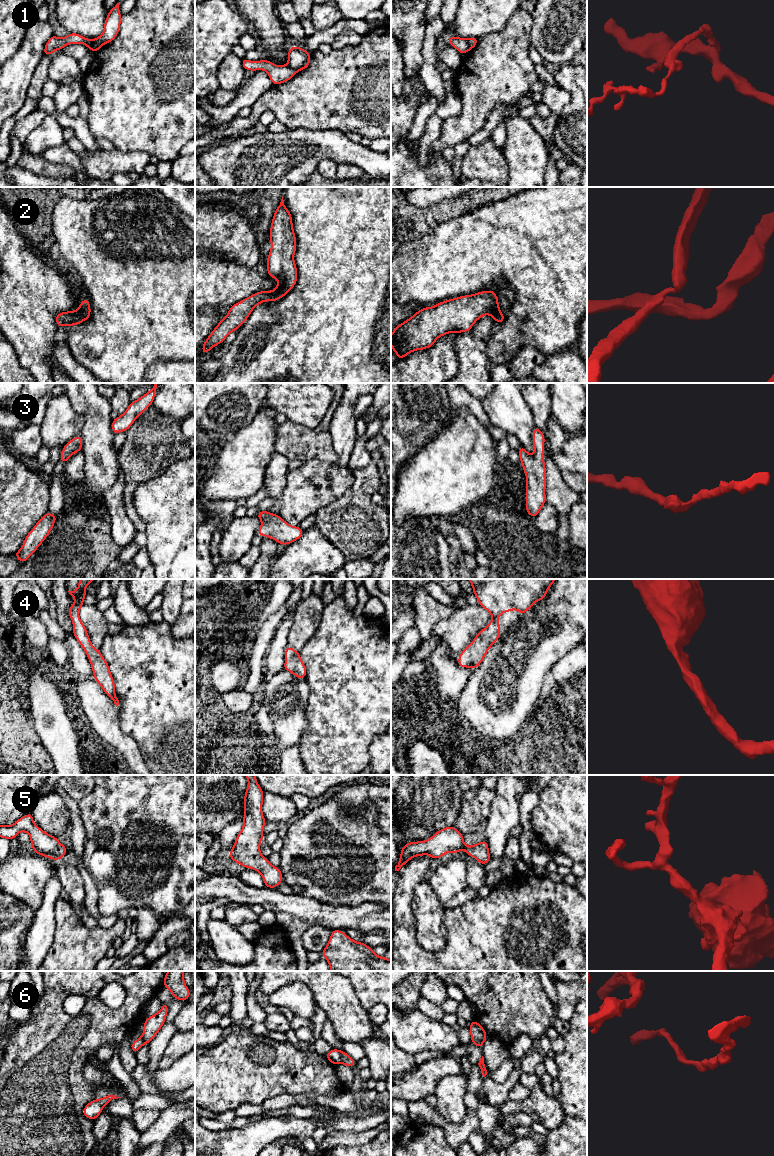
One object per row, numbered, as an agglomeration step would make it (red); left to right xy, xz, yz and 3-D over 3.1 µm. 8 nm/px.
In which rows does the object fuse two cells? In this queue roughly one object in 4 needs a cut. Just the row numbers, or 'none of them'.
1, 6

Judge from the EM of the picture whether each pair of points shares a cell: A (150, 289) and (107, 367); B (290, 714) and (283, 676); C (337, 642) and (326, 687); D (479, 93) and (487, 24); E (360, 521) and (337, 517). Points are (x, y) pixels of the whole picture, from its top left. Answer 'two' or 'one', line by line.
A: one
B: one
C: one
D: two
E: one

